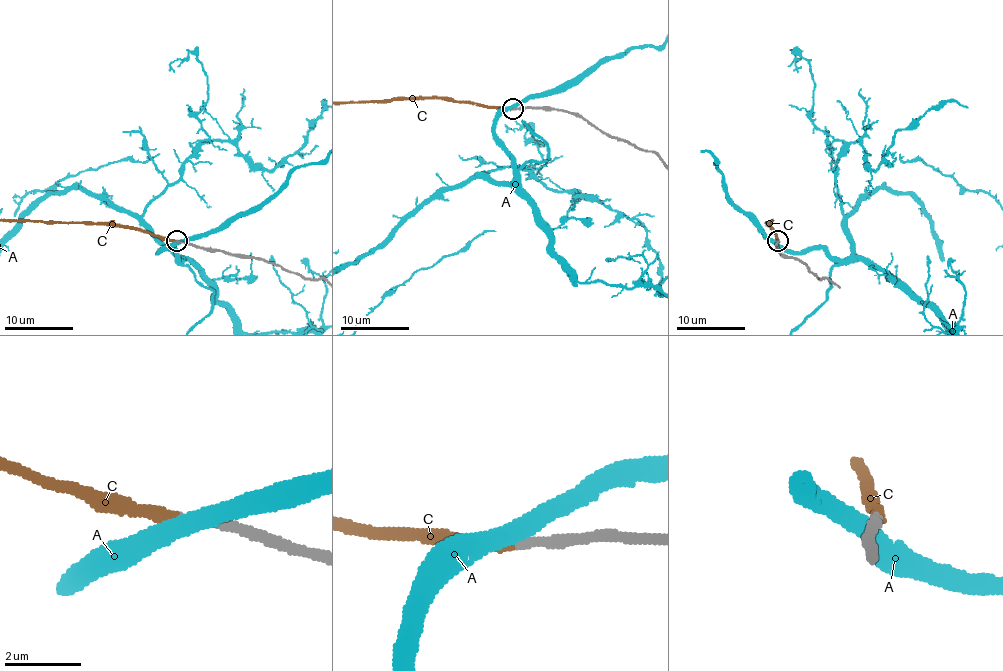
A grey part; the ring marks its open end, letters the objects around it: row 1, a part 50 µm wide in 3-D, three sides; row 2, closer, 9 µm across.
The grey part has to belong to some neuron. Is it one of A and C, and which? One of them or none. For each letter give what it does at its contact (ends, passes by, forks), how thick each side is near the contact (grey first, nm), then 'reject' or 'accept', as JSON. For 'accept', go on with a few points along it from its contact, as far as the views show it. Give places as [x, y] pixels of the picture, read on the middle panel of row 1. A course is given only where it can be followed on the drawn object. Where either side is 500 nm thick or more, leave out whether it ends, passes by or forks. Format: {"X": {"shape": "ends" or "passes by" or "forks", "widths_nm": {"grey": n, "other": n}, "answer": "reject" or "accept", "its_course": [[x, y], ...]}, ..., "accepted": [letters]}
{"A": {"shape": "passes by", "widths_nm": {"grey": 300, "other": 440}, "answer": "reject"}, "C": {"shape": "ends", "widths_nm": {"grey": 280, "other": 280}, "answer": "accept"}, "accepted": ["C"]}

